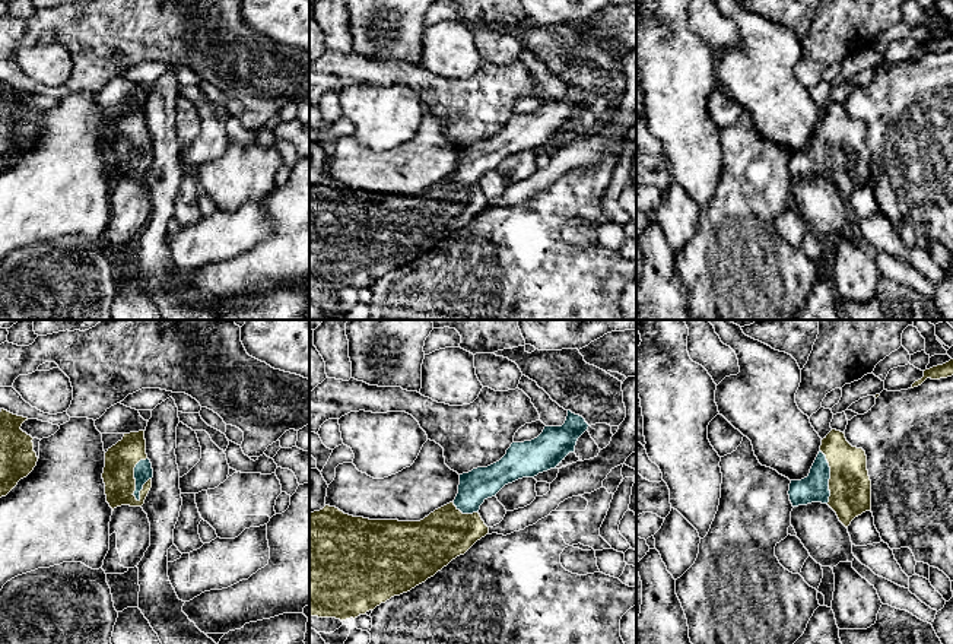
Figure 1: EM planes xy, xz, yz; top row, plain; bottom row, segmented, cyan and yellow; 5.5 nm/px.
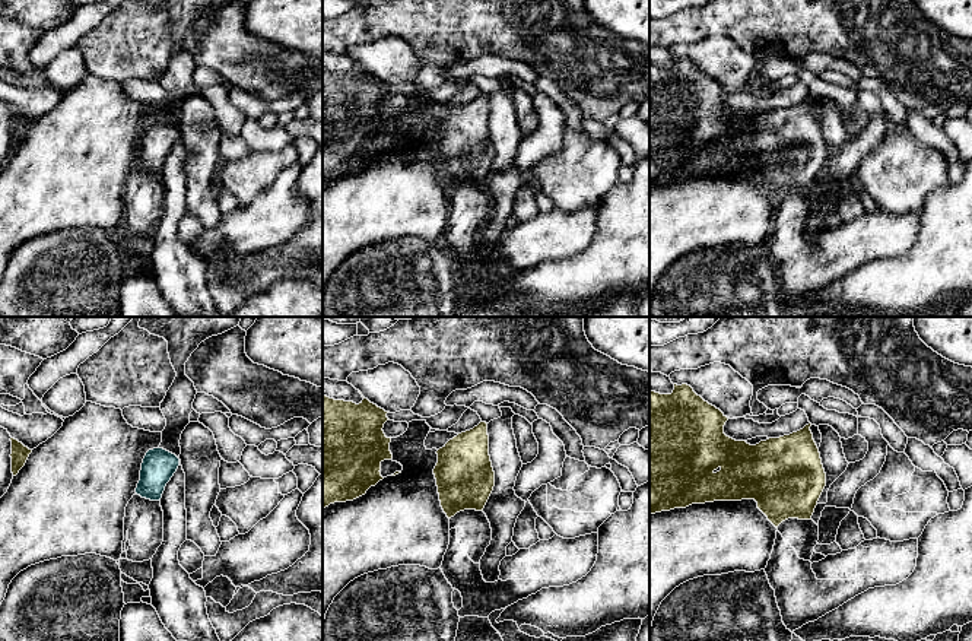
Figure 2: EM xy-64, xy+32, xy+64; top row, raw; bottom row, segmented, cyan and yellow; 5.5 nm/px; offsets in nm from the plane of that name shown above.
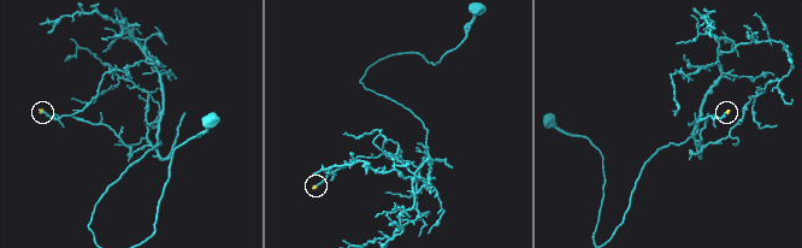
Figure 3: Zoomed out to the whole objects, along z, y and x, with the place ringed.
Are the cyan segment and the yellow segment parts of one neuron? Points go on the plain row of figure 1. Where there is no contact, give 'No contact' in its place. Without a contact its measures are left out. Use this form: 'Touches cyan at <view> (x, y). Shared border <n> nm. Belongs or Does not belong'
Touches cyan at xy (134, 151). Shared border 260 nm. Belongs

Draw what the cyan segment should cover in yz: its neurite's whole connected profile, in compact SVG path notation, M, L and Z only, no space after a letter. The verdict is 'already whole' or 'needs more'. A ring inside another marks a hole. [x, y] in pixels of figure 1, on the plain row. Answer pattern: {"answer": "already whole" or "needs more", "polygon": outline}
{"answer": "needs more", "polygon": "M832 102L822 112L809 149L791 153L788 168L792 180L827 177L848 200L855 190L871 184L865 124L852 120L844 105Z"}

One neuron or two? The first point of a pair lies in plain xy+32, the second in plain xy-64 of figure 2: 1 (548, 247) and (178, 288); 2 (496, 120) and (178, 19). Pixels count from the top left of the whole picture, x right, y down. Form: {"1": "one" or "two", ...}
{"1": "two", "2": "one"}

